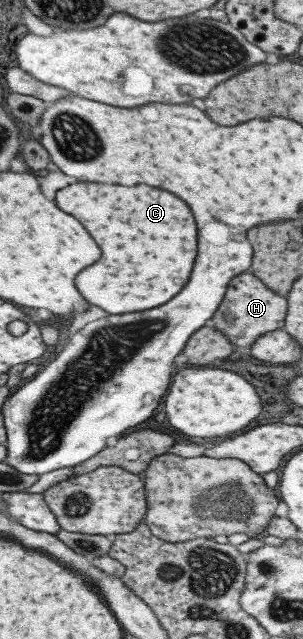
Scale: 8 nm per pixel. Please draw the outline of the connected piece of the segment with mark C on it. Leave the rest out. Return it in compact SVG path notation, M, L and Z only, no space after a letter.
M72 183L56 191L56 205L62 207L64 213L72 215L82 223L82 227L90 233L90 237L100 247L100 259L90 267L82 269L74 277L74 285L78 293L92 305L108 311L110 315L144 311L150 307L158 307L174 297L182 285L188 281L192 261L196 255L196 227L190 209L184 201L166 193L162 189L154 189L148 185L98 185L98 183Z

